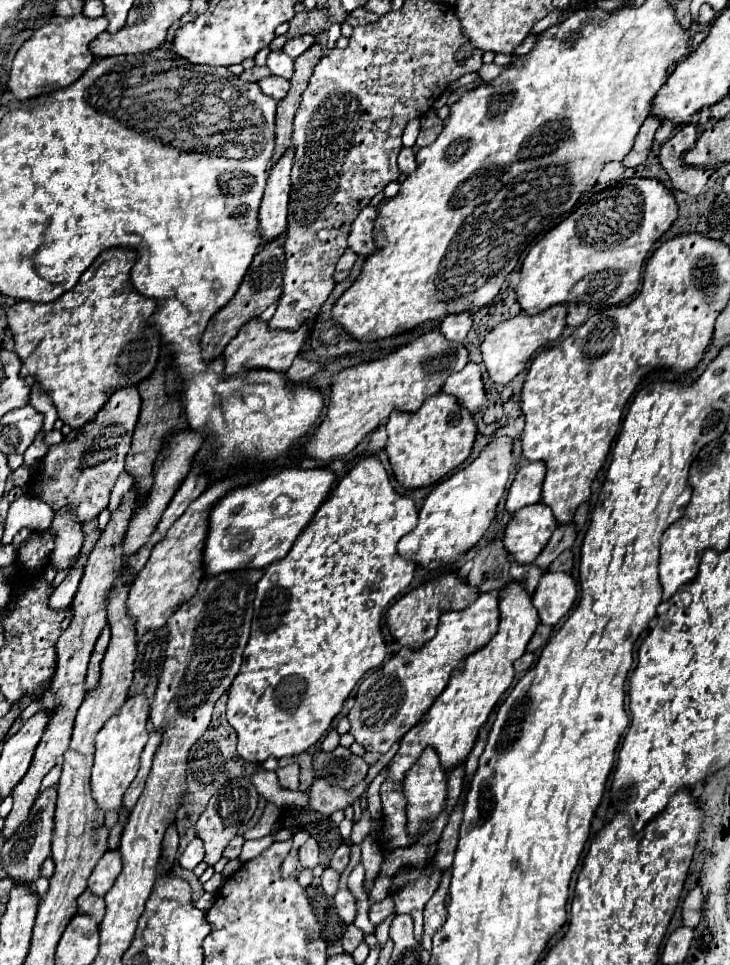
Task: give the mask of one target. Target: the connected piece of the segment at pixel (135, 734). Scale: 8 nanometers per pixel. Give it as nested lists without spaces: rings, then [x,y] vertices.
[[[136,694],[128,698],[116,714],[104,724],[104,728],[96,736],[96,762],[92,768],[92,794],[102,812],[118,810],[122,806],[122,796],[132,784],[140,768],[140,754],[148,742],[148,700],[144,694]]]

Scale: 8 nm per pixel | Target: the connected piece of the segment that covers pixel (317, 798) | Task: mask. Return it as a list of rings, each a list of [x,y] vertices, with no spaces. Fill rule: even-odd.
[[[316,778],[310,790],[310,806],[326,816],[330,816],[336,810],[344,810],[346,806],[350,806],[362,792],[364,792],[366,784],[360,782],[358,786],[345,790],[330,785],[323,778]]]

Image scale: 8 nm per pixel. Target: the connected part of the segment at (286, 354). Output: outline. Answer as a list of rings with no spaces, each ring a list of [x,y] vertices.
[[[258,318],[250,320],[242,326],[240,334],[228,342],[224,348],[224,372],[228,376],[234,376],[242,370],[274,370],[274,372],[286,372],[292,364],[292,360],[300,354],[306,338],[308,338],[310,326],[304,324],[296,332],[286,330],[268,330],[268,322],[260,322]]]

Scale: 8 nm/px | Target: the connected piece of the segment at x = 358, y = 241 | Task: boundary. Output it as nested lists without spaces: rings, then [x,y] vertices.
[[[366,206],[366,208],[360,212],[360,216],[356,218],[356,222],[352,224],[352,232],[350,232],[350,236],[348,236],[350,248],[352,248],[356,254],[364,256],[364,258],[368,258],[368,256],[372,256],[372,254],[376,252],[374,234],[372,234],[376,216],[378,216],[376,208],[374,208],[374,206]]]

